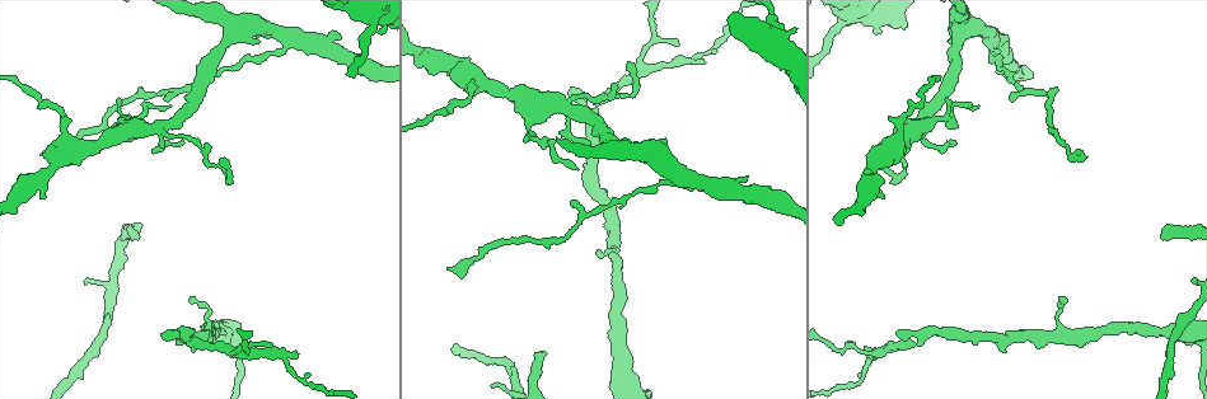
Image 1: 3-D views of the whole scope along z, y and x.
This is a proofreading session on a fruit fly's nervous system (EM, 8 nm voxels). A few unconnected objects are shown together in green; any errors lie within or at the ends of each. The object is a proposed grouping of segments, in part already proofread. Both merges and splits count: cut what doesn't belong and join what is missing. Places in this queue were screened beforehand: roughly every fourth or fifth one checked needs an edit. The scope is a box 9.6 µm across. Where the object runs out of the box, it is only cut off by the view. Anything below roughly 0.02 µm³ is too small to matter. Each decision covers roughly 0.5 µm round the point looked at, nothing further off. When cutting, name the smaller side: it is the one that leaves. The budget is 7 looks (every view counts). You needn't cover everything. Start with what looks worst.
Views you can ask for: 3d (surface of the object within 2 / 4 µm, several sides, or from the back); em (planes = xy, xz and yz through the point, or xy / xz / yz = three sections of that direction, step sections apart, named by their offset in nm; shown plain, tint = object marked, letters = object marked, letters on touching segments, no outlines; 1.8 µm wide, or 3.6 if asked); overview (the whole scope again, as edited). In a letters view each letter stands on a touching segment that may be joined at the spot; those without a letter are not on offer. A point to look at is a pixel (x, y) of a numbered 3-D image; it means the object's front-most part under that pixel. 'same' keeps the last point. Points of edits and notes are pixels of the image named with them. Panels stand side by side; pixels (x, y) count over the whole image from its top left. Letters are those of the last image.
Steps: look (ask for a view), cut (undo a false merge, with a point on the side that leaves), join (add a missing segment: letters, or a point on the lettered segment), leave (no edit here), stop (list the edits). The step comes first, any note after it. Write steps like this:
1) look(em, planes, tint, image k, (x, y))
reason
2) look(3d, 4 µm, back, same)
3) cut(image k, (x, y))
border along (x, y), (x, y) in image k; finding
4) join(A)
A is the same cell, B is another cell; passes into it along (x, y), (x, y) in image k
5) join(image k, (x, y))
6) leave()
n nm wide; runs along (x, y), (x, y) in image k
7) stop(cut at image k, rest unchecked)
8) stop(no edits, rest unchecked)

look(em, 3.6 µm, planes, letters, image 1, (135, 237))
branch stops here

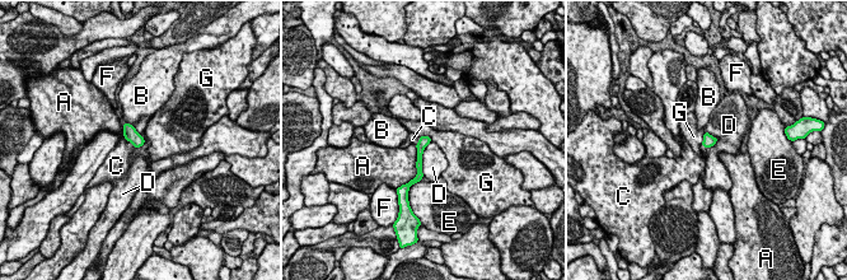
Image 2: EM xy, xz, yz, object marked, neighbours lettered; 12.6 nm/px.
join(C)
130 nm wide; C is the same cell, A, B, D, E, F and G are other cells; passes into it along (130, 132), (130, 141), (120, 157) in image 2; it goes on there

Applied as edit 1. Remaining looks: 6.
look(em, yz, step 4, tint, image 1, (1078, 153))
long arm stops here

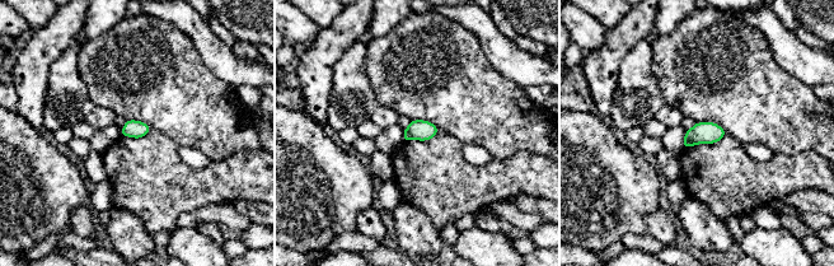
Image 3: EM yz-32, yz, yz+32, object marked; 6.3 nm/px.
look(em, planes, letters, same)

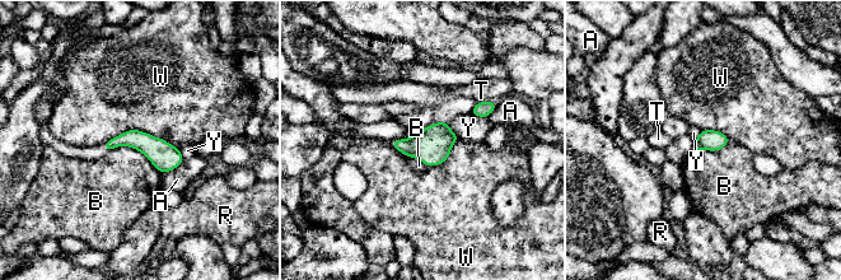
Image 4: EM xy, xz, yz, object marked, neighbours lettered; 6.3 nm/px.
leave()
130 nm wide; A, B, R, T, W and Y are other cells; runs along (110, 144), (140, 140), (180, 159) in image 4; none of them fits

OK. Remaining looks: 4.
look(em, planes, letters, image 1, (167, 334))
an open end

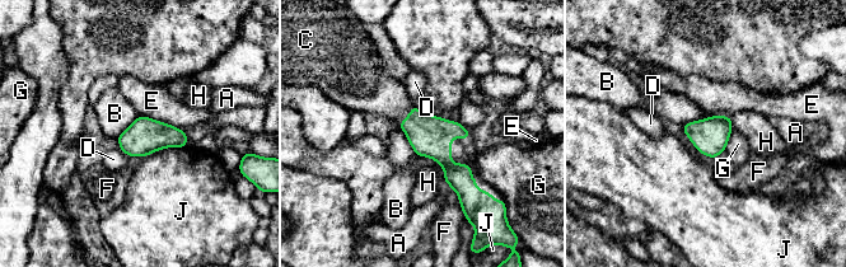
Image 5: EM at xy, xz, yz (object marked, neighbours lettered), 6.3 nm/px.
join(C)
E touches over 280 nm; C is the same cell, A, B, D, E, F, G, H and J are other cells; passes into it along (430, 136), (409, 115), (377, 93) in image 5; it goes on there

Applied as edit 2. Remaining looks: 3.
stop(join at image 2, join at image 5, rest unchecked)

